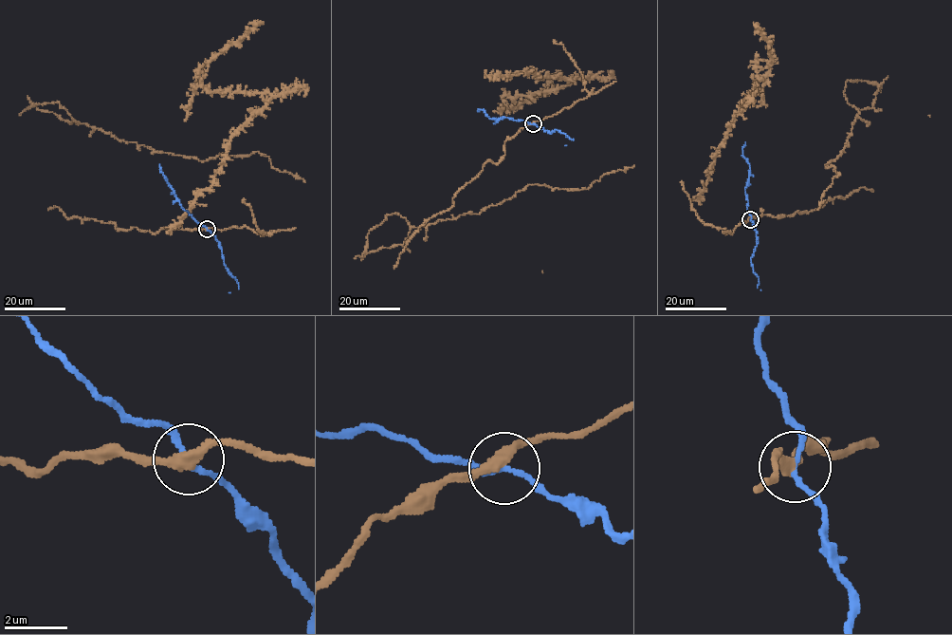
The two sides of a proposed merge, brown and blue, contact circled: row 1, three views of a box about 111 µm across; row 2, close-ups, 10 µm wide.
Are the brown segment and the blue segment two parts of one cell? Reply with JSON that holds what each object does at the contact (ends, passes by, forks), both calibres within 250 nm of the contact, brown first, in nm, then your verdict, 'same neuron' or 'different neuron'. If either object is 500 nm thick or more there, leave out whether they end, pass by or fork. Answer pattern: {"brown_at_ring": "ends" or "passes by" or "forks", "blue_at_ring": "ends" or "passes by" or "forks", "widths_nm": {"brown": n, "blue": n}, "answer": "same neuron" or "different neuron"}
{"brown_at_ring": "passes by", "blue_at_ring": "passes by", "widths_nm": {"brown": 340, "blue": 150}, "answer": "different neuron"}

